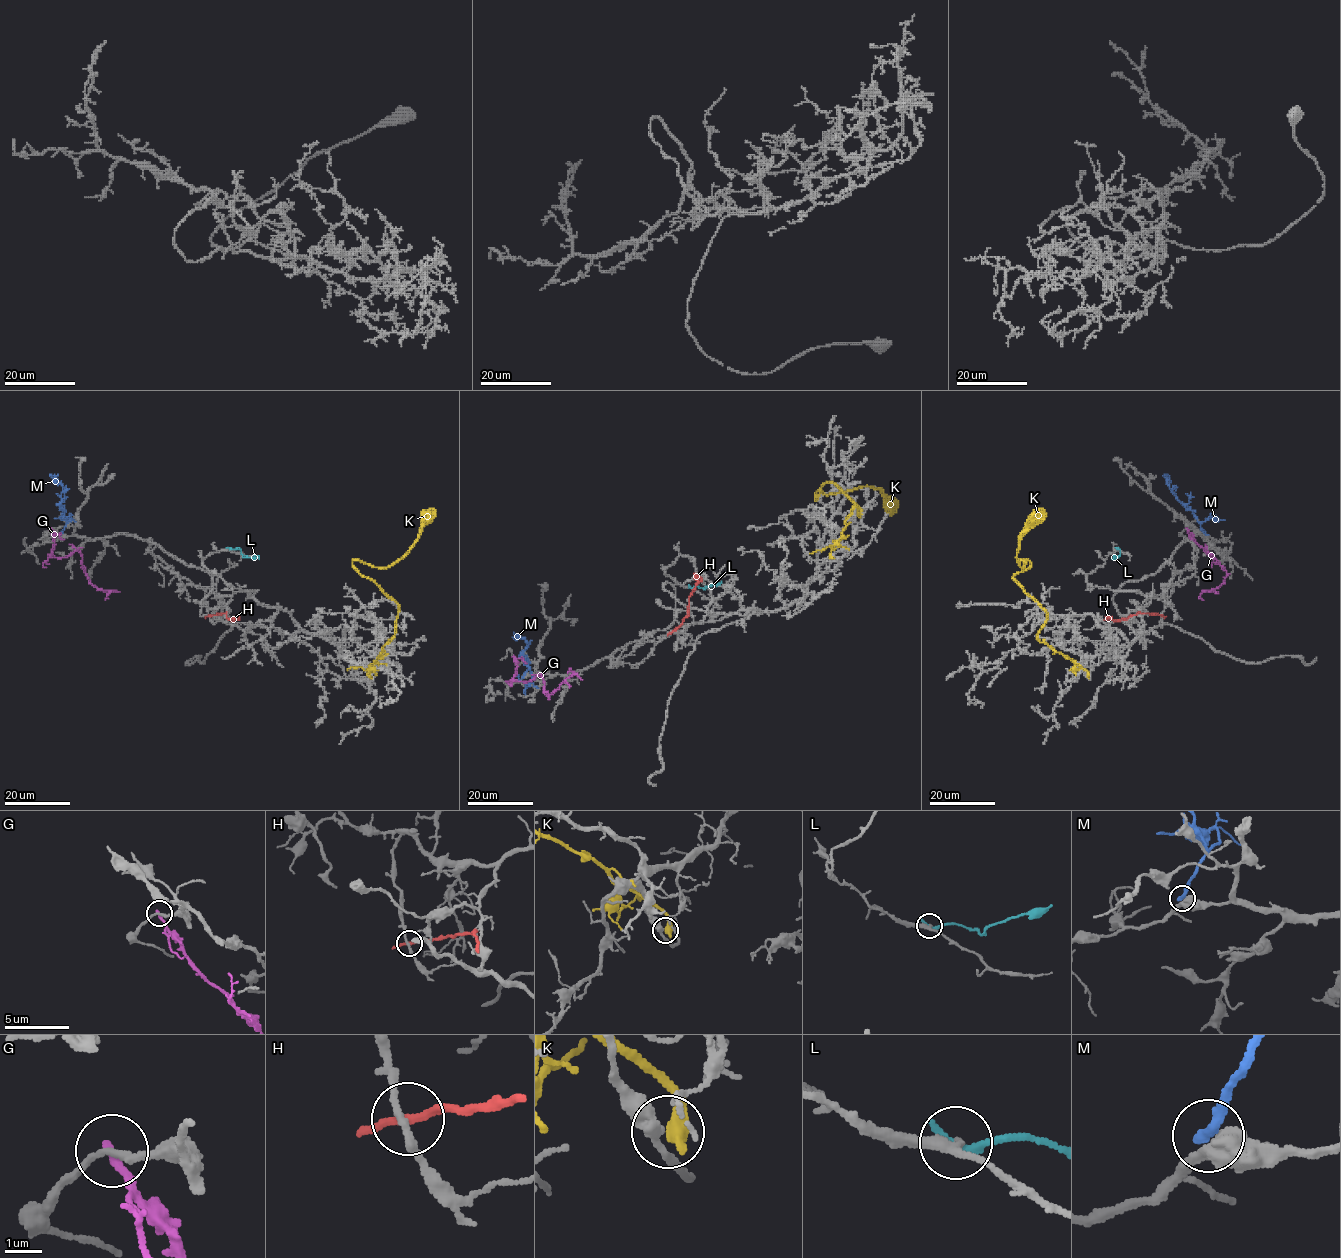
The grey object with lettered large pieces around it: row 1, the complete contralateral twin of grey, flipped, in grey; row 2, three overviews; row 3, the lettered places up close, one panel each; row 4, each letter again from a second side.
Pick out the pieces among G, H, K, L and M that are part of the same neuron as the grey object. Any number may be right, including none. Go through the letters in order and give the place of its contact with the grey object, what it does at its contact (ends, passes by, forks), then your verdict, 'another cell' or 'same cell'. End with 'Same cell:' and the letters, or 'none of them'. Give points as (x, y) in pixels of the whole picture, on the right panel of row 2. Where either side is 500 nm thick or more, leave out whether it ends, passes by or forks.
G: (1187, 528) | it ends | another cell
H: (1162, 615) | it passes by | another cell
K: (1087, 676) | another cell
L: (1117, 548) | it ends | another cell
M: (1206, 534) | another cell
Same cell: none of them

